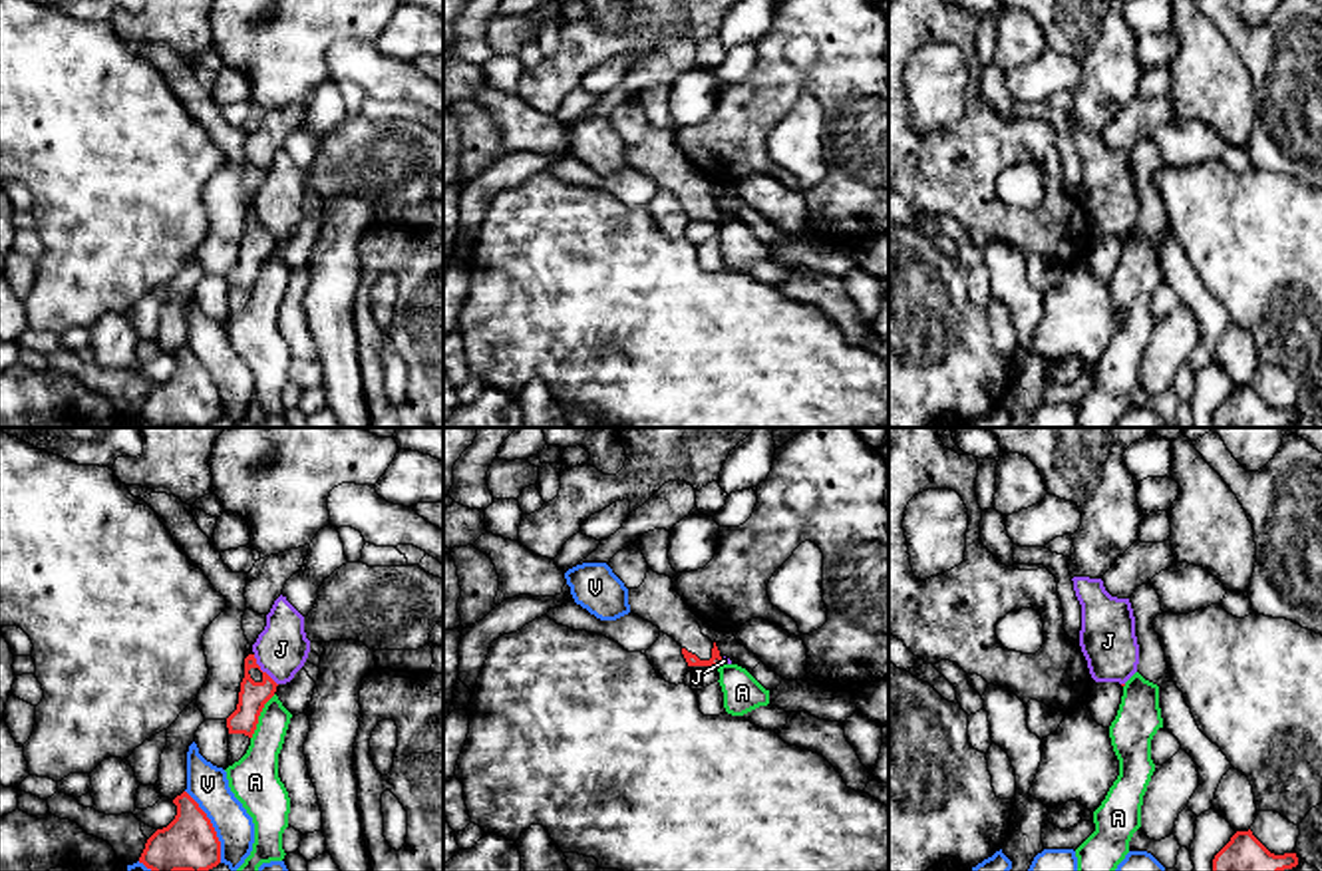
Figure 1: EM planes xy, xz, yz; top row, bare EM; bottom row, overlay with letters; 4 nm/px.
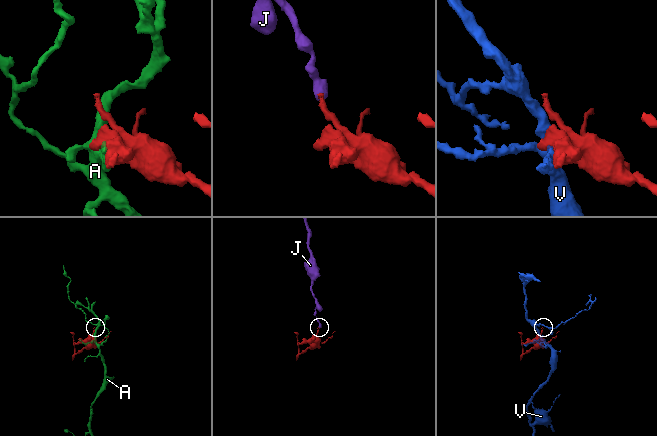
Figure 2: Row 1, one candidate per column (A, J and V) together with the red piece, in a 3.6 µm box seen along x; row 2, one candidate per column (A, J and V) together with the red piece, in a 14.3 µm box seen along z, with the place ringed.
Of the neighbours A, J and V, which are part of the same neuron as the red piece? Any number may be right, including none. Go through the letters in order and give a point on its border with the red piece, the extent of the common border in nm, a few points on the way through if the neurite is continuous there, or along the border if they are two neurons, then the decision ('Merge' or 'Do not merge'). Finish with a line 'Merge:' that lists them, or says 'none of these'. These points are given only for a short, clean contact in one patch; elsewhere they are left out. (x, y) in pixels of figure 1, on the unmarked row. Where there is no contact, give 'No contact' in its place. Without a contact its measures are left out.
A: Touches red at xy (259, 269). Shared border 200 nm. Do not merge
J: Touches red at xy (261, 225). Shared border 160 nm. Boundary: xy (253, 209), (255, 217), (277, 239). Do not merge
V: Touches red at xy (211, 380). Shared border 320 nm. Do not merge
Merge: none of these

